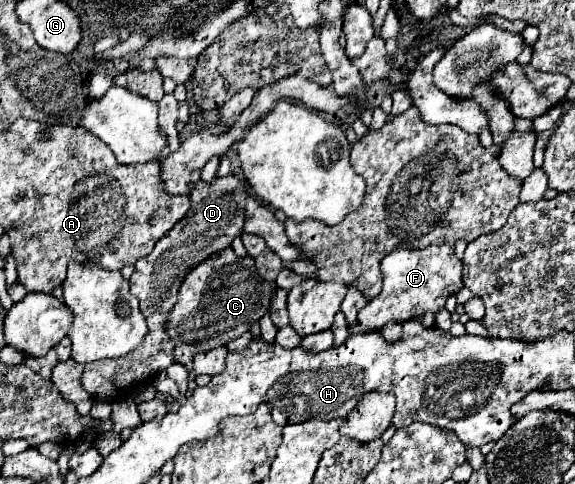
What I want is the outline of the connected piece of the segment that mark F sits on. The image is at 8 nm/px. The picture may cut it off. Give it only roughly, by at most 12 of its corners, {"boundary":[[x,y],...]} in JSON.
{"boundary":[[446,243],[394,249],[358,311],[380,329],[438,313],[462,283]]}

